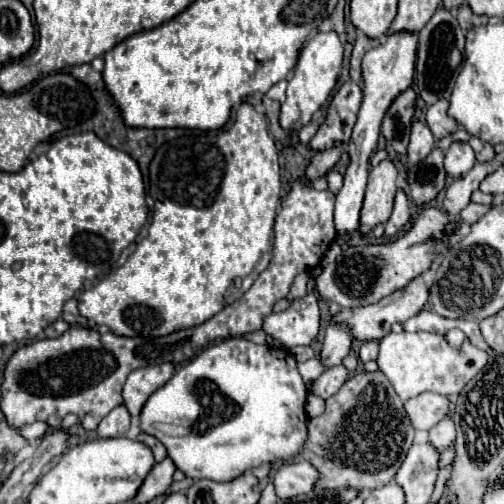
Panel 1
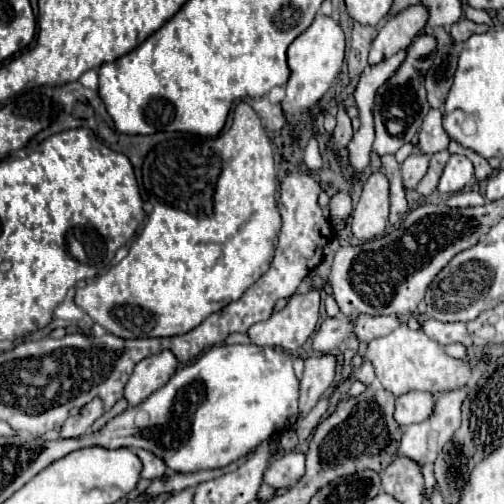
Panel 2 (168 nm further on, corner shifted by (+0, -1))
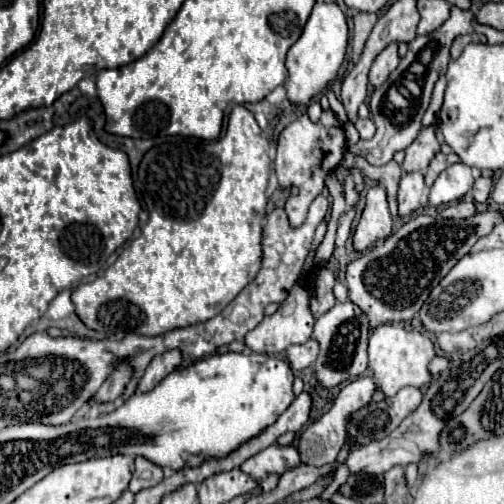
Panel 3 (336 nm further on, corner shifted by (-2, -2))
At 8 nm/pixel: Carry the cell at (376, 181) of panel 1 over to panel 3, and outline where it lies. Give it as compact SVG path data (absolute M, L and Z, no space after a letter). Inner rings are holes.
M373 186L365 196L365 208L353 232L353 246L357 252L363 252L377 240L387 238L391 232L393 232L393 218L387 208L385 188Z

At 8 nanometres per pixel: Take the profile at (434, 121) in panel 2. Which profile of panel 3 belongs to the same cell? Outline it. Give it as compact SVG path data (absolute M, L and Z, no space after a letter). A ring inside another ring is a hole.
M435 124L421 130L421 134L415 138L415 142L405 150L403 168L407 172L413 170L425 170L429 162L435 158L435 154L441 150L441 142L437 138L439 128Z

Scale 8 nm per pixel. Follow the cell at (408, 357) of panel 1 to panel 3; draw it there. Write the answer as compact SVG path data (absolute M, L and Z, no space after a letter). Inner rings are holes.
M383 324L371 332L369 338L369 368L381 390L391 398L397 390L405 386L427 388L433 380L429 372L429 362L435 356L435 344L427 334L409 332L403 324Z

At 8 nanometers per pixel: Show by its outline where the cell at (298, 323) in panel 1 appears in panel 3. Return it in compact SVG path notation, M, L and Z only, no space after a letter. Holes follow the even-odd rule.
M295 284L291 288L287 300L279 306L279 310L273 316L265 316L263 322L245 336L245 344L253 352L263 352L263 354L275 356L275 354L285 352L291 344L307 342L311 338L311 334L313 334L313 324L315 324L315 318L313 318L311 310L309 310L309 292L301 284Z

